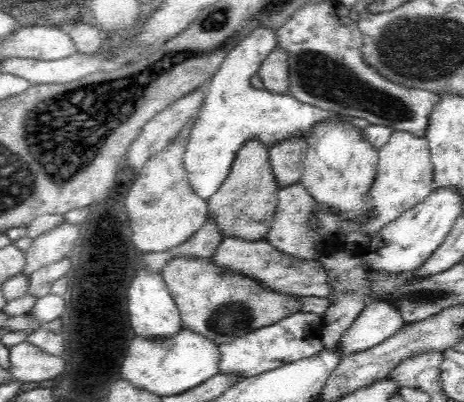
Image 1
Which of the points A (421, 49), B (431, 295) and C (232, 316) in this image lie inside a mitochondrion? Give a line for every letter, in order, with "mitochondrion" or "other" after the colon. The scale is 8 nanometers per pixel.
A: mitochondrion
B: mitochondrion
C: mitochondrion

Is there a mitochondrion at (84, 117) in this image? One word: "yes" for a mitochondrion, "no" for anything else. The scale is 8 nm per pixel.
yes

